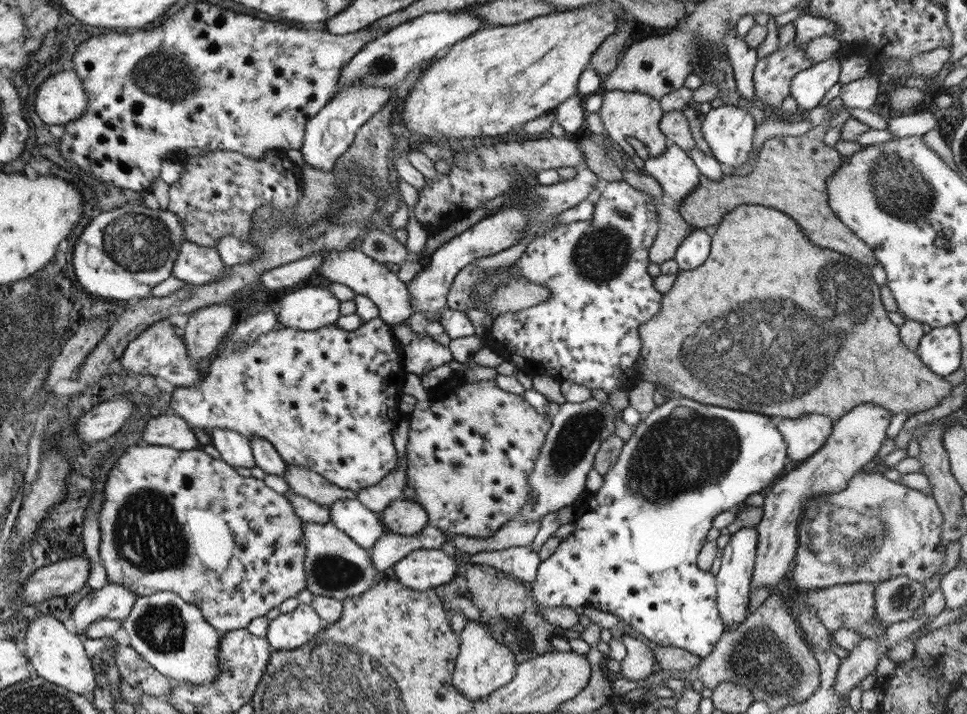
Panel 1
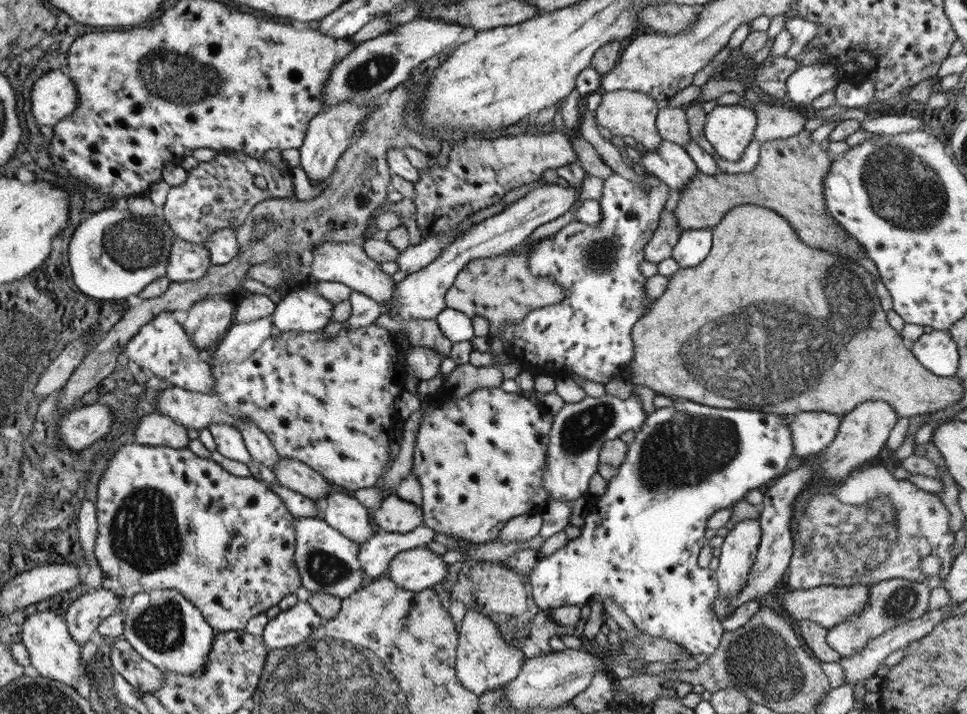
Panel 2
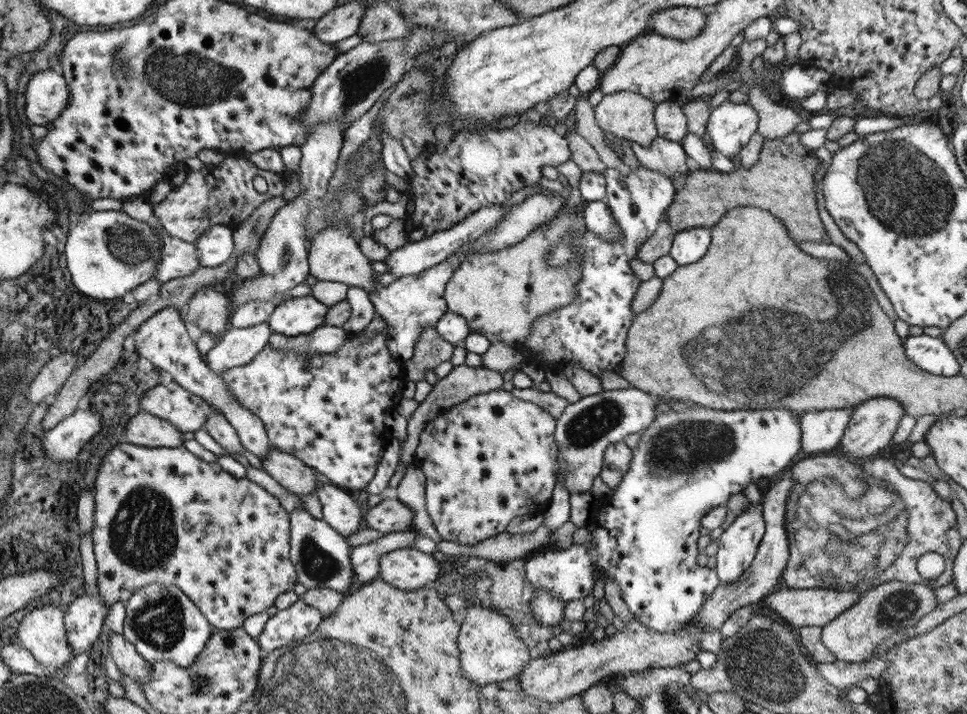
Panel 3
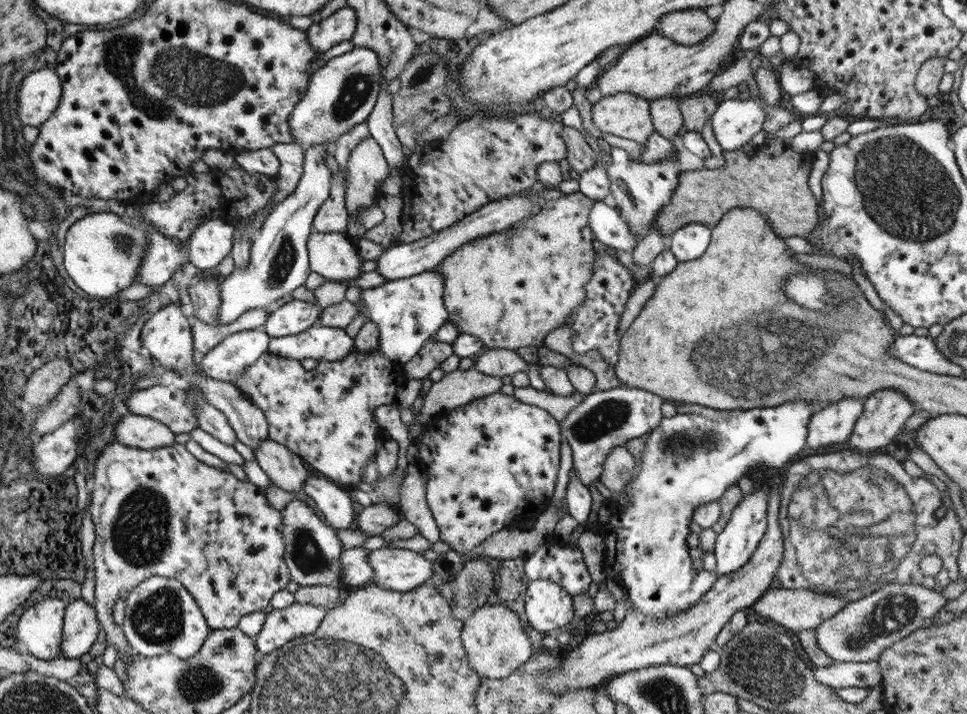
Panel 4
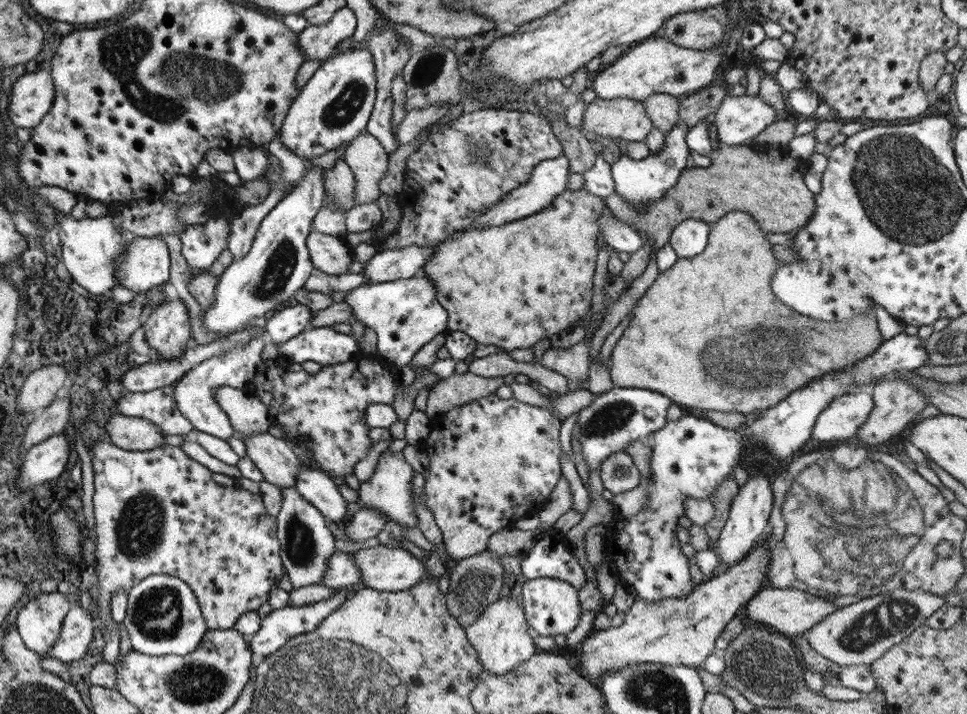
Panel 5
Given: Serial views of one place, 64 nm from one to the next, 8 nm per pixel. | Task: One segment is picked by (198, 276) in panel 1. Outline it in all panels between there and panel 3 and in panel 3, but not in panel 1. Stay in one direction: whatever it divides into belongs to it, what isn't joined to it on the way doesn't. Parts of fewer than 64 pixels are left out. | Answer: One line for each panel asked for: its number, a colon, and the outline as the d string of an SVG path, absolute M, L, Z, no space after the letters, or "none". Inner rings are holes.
2: M175 238L169 246L169 258L165 264L165 278L171 282L191 282L205 276L211 268L211 258L205 246L191 244Z
3: M127 198L121 204L123 214L145 222L157 236L159 236L159 262L155 266L155 280L159 280L161 284L173 280L173 278L185 278L191 276L197 268L201 268L199 264L199 256L197 256L197 248L191 242L183 242L179 238L171 238L163 234L163 226L159 224L159 220L153 216L153 206L149 200L139 198Z

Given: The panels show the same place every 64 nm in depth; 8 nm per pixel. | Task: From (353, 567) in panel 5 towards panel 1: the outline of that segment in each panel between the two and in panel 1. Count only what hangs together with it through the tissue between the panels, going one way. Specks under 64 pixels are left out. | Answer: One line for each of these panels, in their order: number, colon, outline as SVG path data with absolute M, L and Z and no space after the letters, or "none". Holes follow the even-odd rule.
1: M425 526L413 536L385 532L381 538L377 538L377 544L371 546L369 558L375 570L383 572L389 566L395 566L413 550L439 550L443 544L447 544L447 540L451 540L451 534L437 526Z
2: M417 526L415 530L407 534L393 534L393 532L377 532L369 538L369 542L359 546L357 560L361 566L361 572L367 578L383 578L389 560L393 560L397 554L405 550L415 548L427 548L435 542L435 530L427 526Z
3: M419 530L397 532L397 534L383 534L377 536L373 542L361 544L349 550L349 562L353 568L355 582L373 582L379 576L379 558L387 552L395 550L411 550L413 538L419 536Z
4: M351 548L351 550L343 550L341 552L341 580L343 580L343 588L357 588L357 586L365 586L369 584L373 570L369 566L369 558L367 558L367 550L361 548Z

